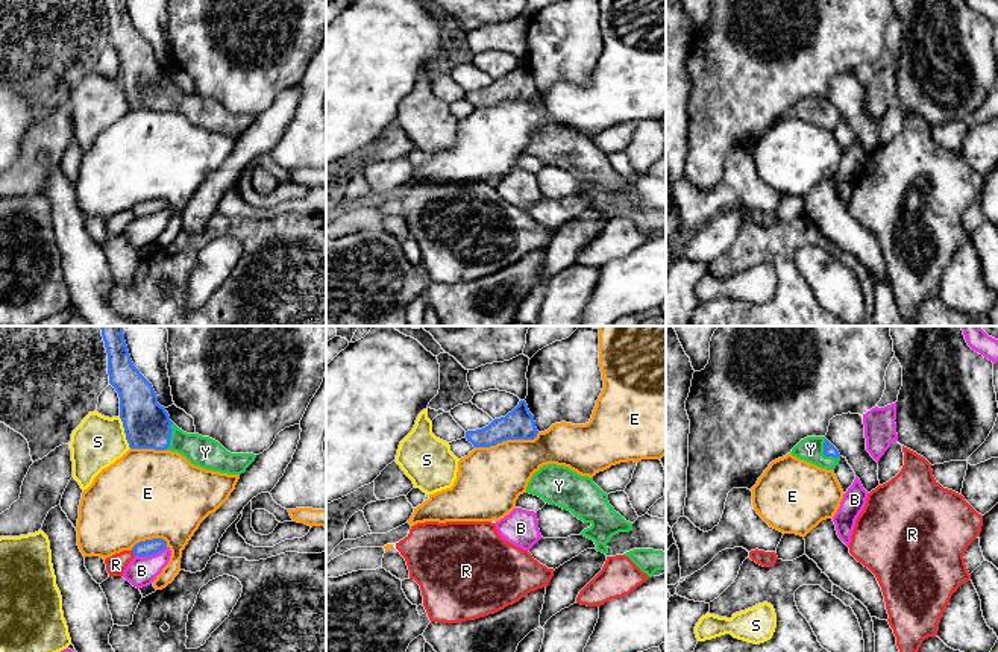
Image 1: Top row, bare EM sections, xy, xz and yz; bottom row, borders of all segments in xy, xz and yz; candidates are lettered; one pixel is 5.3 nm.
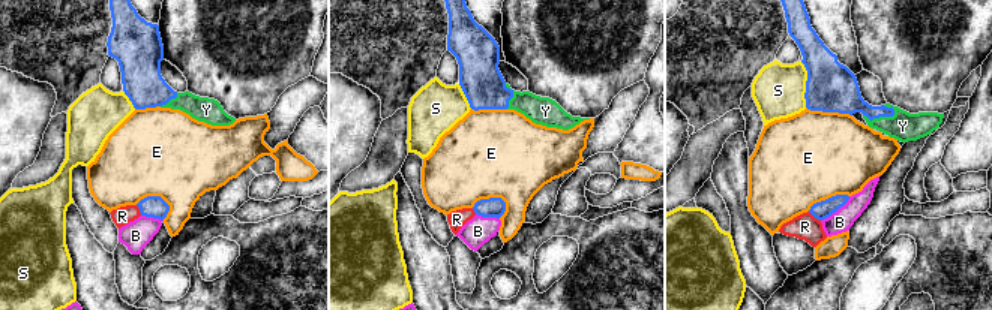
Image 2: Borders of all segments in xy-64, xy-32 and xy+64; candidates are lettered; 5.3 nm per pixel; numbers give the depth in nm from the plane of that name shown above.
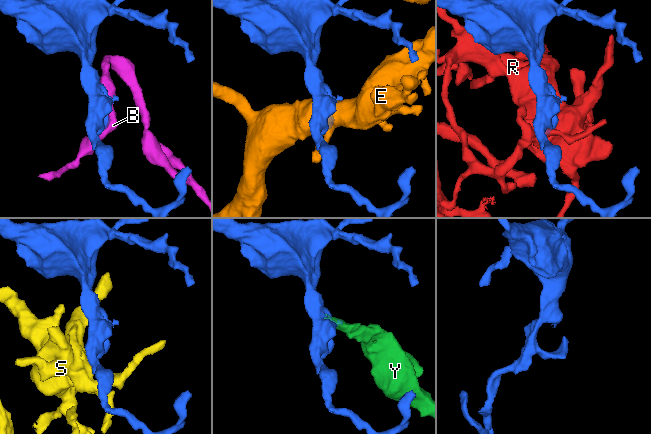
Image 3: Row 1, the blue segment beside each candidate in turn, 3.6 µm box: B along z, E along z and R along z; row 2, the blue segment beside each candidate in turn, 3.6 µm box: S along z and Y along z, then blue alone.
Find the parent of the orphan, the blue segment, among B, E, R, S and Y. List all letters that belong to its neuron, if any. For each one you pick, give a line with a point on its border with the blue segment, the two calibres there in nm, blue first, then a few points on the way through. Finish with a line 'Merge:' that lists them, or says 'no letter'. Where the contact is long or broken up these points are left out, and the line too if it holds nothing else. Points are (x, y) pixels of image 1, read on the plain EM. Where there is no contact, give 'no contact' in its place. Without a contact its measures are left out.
Y: contact yz (824, 114); calibres 60 and 140 nm; way yz (828, 109), (824, 114), (810, 109)
Merge: Y

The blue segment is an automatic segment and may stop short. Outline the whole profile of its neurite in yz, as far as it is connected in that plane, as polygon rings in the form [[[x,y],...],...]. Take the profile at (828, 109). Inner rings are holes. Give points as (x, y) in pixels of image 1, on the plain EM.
[[[807,97],[790,114],[827,130],[834,130],[840,121],[839,111],[825,97]]]

